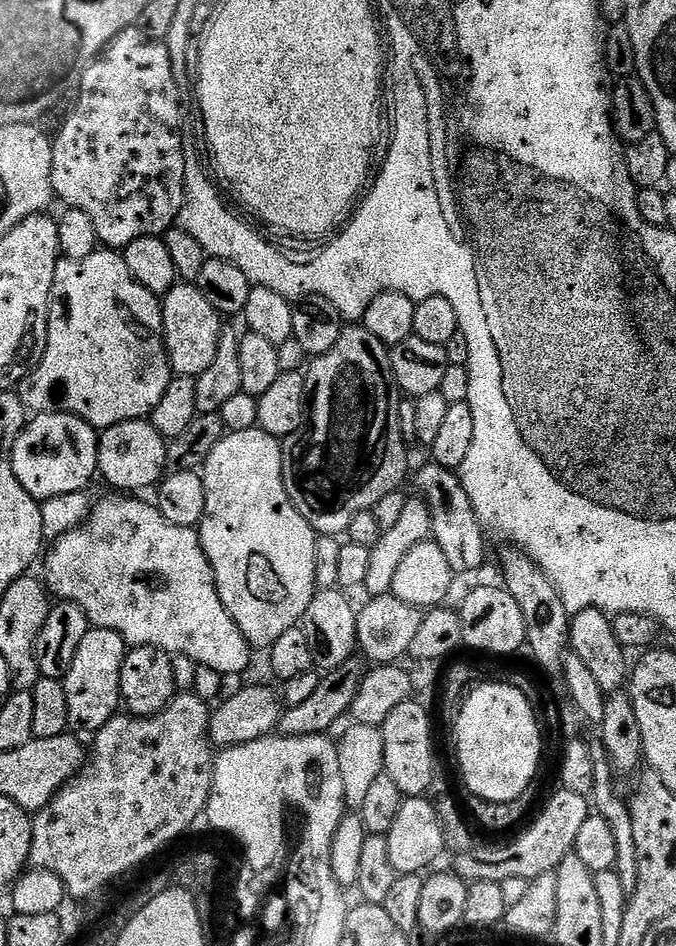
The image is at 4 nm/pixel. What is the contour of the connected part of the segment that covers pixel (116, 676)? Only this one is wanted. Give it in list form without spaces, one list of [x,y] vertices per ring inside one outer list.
[[[89,627],[74,662],[63,678],[69,697],[69,723],[73,729],[95,734],[121,711],[120,675],[124,672],[128,650],[130,644],[123,633],[112,628]]]

